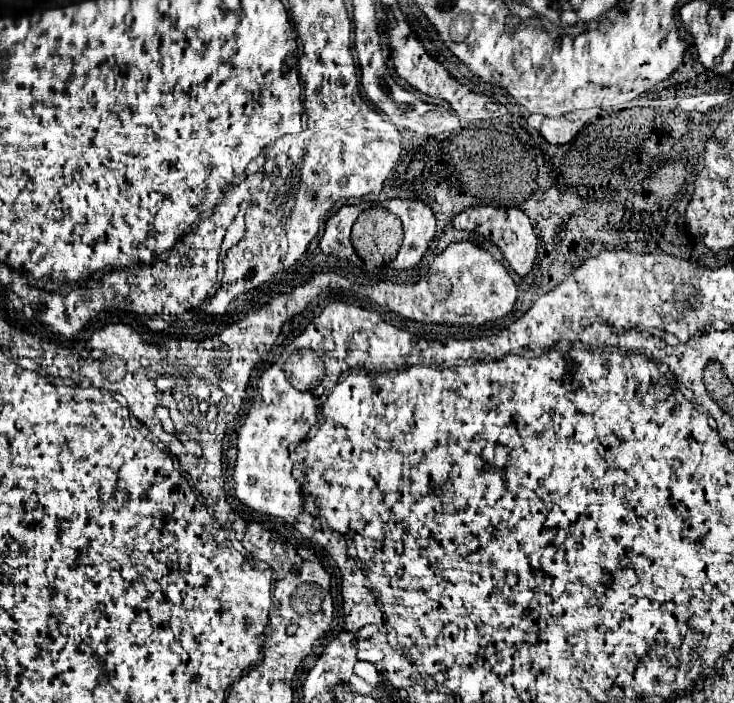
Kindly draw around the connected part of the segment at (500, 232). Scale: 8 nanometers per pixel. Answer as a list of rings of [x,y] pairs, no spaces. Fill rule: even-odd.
[[[488,205],[470,207],[470,209],[462,211],[462,213],[458,213],[452,219],[452,225],[456,229],[468,229],[468,231],[480,233],[480,235],[488,237],[490,241],[494,241],[498,245],[498,249],[502,251],[504,259],[508,261],[508,265],[520,277],[526,277],[532,271],[534,259],[538,255],[538,237],[534,233],[534,227],[532,227],[530,219],[518,207],[488,207]]]

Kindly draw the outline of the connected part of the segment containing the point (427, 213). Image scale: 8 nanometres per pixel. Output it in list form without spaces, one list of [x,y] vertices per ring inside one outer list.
[[[392,199],[392,201],[384,201],[384,207],[394,215],[398,215],[398,219],[404,225],[402,249],[398,251],[396,259],[390,265],[398,269],[410,269],[426,253],[428,243],[436,233],[436,217],[432,209],[422,201]]]

